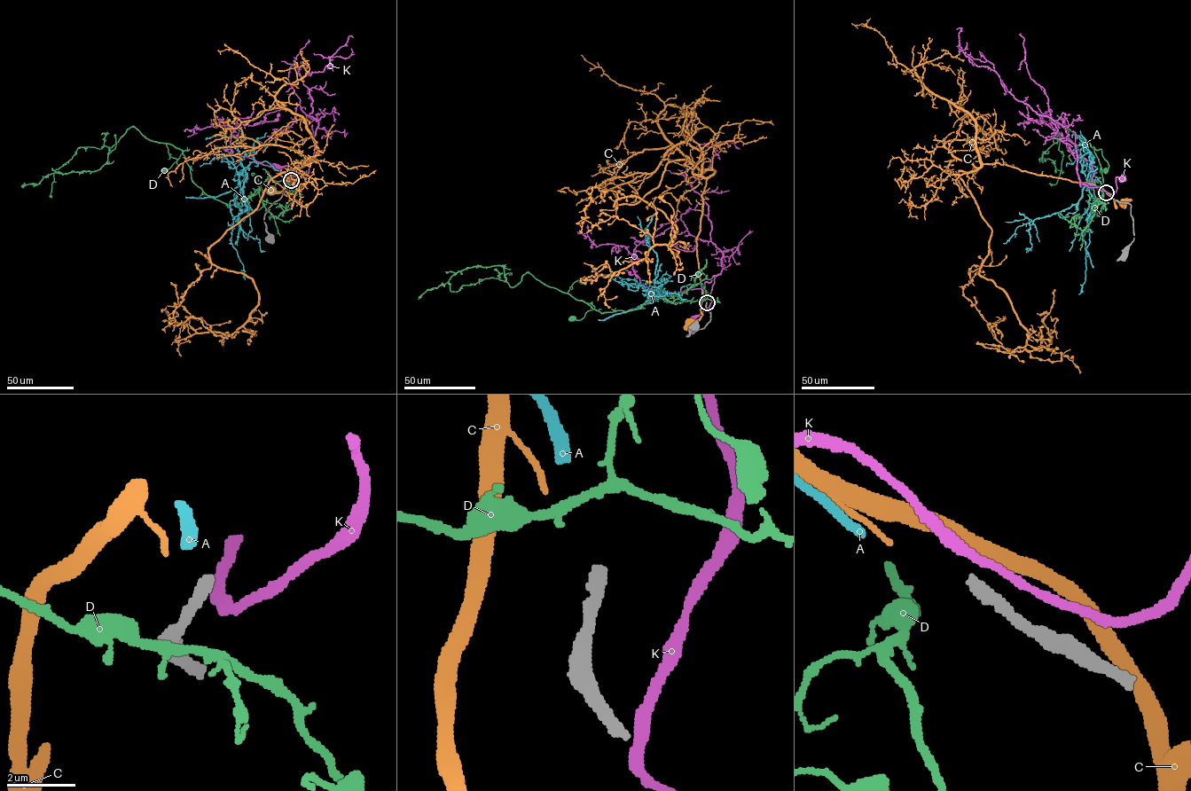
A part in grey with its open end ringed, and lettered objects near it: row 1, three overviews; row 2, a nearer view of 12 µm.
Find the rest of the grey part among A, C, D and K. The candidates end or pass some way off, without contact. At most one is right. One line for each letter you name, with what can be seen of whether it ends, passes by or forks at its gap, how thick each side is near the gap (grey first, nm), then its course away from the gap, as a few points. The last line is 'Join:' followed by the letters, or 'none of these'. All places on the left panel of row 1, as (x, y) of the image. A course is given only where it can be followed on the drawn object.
Join: none of these

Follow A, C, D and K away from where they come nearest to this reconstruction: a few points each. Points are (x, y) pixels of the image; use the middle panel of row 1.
A: (705, 298), (698, 283), (683, 285), (677, 295), (642, 293), (657, 297), (668, 290)
C: (704, 299), (703, 297), (701, 308), (701, 315), (689, 322)
D: (705, 300), (672, 303), (653, 298), (632, 310), (601, 313), (588, 303), (594, 308), (581, 319), (572, 318)
K: (709, 303), (710, 311), (703, 311), (693, 319)

